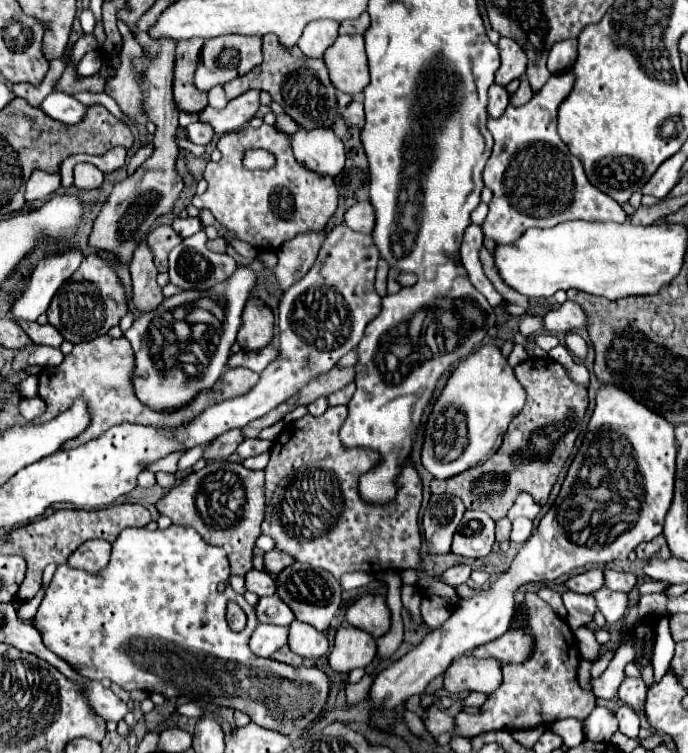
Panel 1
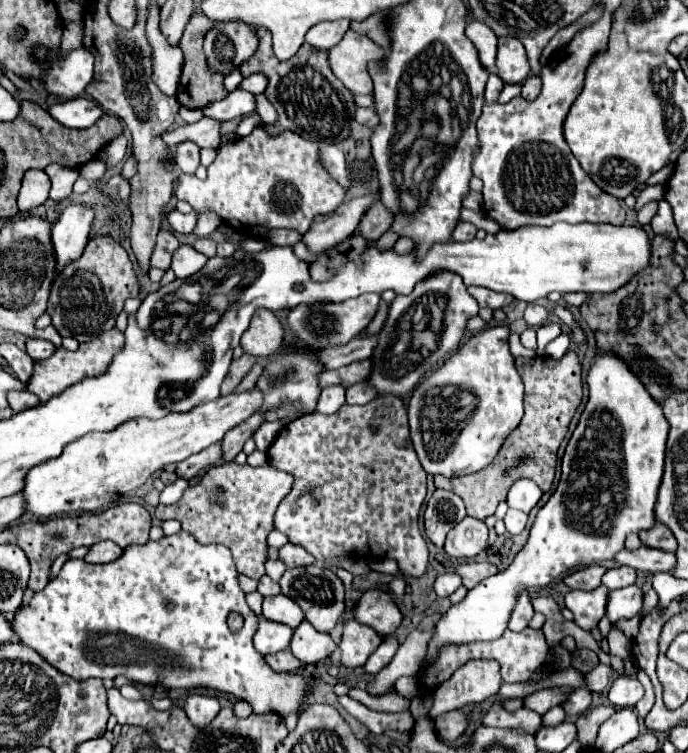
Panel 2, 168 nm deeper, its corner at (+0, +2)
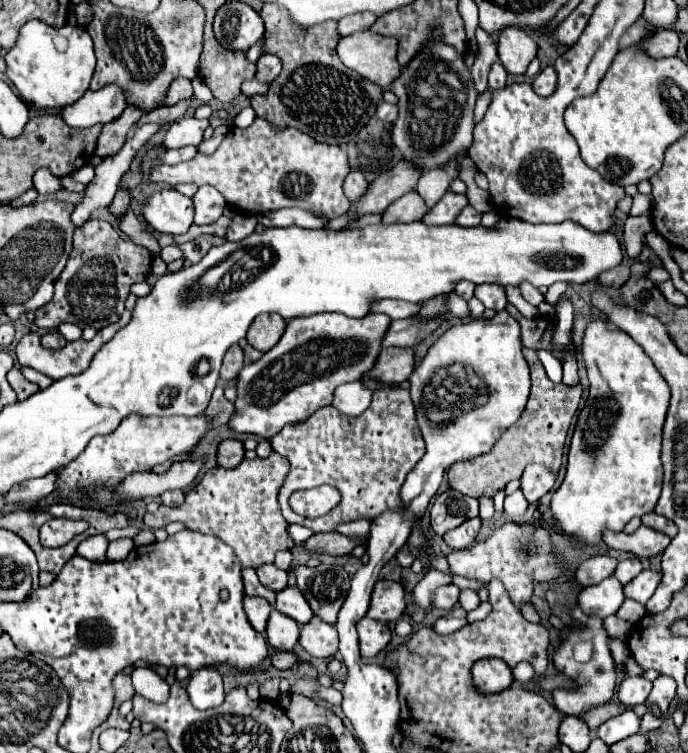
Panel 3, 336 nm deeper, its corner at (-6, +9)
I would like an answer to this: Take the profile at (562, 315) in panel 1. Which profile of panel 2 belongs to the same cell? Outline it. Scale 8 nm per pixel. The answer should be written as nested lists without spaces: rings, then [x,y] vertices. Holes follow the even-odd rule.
[[[529,304],[525,308],[525,320],[531,326],[541,326],[543,322],[547,322],[547,316],[549,316],[549,312],[539,304]]]

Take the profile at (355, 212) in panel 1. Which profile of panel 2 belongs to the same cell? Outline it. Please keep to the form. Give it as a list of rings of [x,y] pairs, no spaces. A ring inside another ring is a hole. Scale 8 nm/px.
[[[377,200],[367,210],[367,214],[363,216],[363,220],[359,222],[359,232],[369,242],[377,242],[389,228],[391,228],[391,210],[387,210],[381,204],[381,200]]]

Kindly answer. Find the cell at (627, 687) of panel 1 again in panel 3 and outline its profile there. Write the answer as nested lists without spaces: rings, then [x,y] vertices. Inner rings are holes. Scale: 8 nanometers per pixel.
[[[625,677],[621,683],[619,683],[619,691],[617,691],[617,697],[623,705],[627,707],[635,707],[635,705],[641,705],[649,691],[651,691],[651,681],[647,681],[645,677]]]

